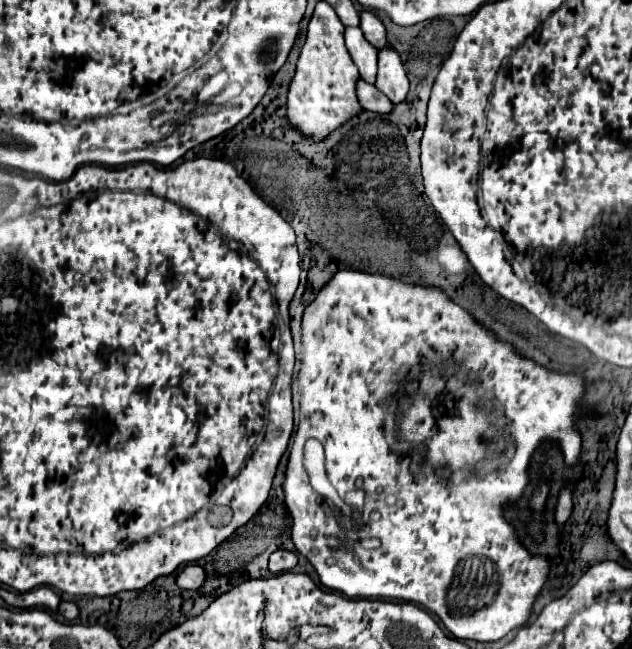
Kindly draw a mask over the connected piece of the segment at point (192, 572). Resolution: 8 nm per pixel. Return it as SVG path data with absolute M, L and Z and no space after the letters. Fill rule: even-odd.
M186 564L176 576L176 584L184 590L198 590L204 580L206 580L206 574L198 564Z

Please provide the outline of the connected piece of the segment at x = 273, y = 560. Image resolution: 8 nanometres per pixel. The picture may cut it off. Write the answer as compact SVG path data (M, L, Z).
M276 550L272 556L270 556L270 572L272 574L282 574L282 572L288 572L296 566L298 558L294 552L290 550Z

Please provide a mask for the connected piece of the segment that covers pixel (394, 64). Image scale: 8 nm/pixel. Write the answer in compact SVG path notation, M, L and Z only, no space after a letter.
M386 48L378 54L378 80L376 88L390 98L392 104L400 104L408 96L408 78L402 60L396 50Z

